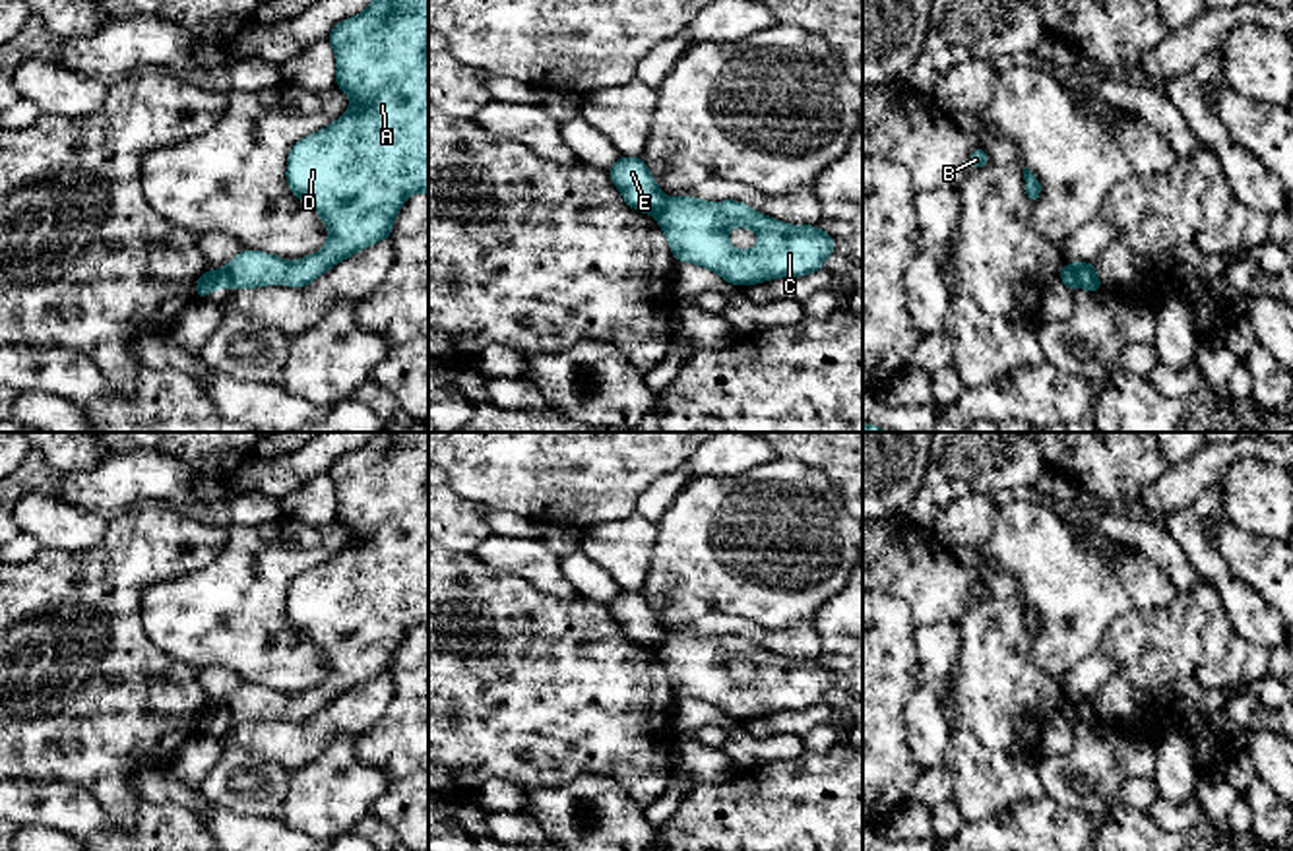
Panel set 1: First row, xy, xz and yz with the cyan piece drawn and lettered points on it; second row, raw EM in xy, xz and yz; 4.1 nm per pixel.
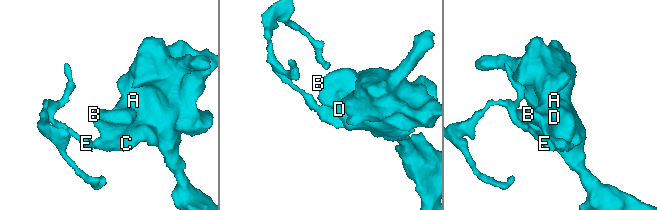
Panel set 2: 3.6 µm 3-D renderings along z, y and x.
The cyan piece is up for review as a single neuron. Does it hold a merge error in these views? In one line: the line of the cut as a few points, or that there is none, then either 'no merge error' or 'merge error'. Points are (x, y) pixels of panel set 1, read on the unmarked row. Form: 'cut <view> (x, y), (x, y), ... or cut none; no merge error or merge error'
cut xz (669, 632), (656, 652); merge error

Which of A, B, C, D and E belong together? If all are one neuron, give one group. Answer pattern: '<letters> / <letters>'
A B C D / E

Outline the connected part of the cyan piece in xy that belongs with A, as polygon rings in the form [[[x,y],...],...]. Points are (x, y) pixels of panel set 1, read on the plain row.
[[[374,432],[363,448],[339,456],[328,475],[335,485],[335,520],[351,531],[351,541],[333,558],[297,576],[285,605],[291,626],[326,655],[328,677],[320,686],[299,696],[262,684],[242,684],[225,700],[233,723],[277,717],[306,721],[341,694],[390,673],[405,634],[417,626],[428,628],[428,432]]]

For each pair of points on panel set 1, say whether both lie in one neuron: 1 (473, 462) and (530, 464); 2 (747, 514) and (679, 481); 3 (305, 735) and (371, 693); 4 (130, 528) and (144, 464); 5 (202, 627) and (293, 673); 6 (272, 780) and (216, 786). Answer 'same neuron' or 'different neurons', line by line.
1: same neuron
2: different neurons
3: same neuron
4: different neurons
5: same neuron
6: same neuron

